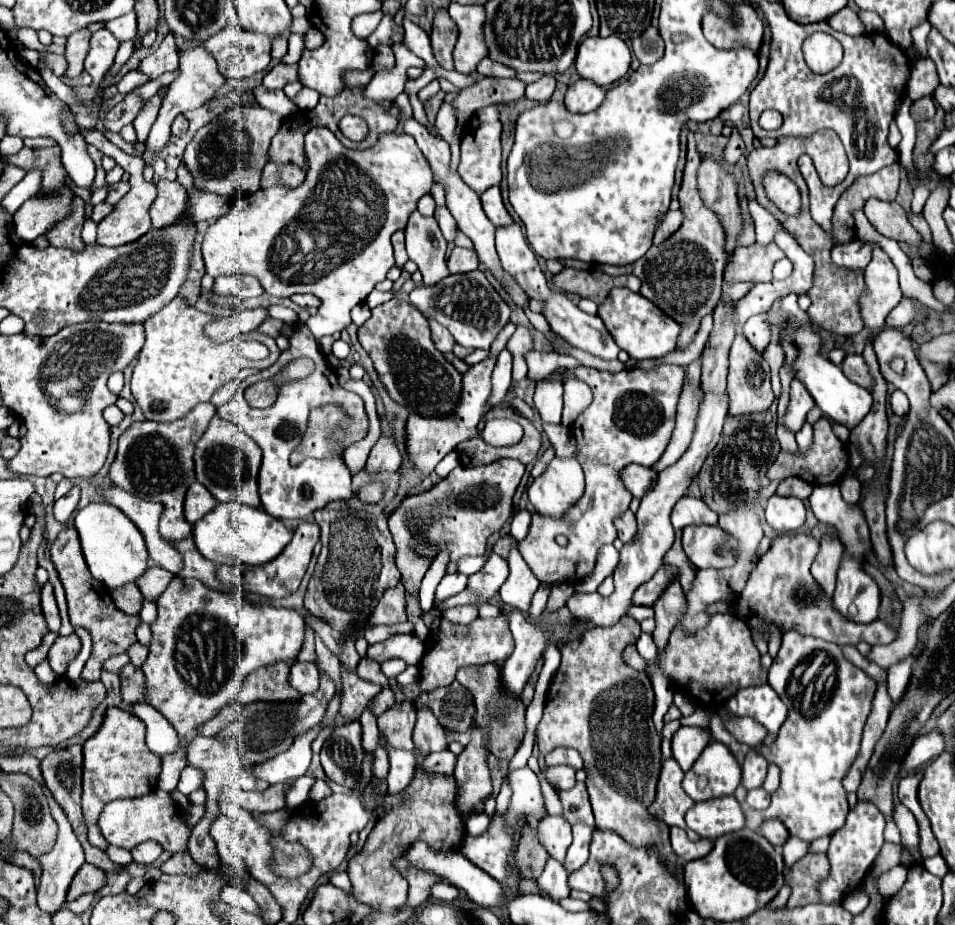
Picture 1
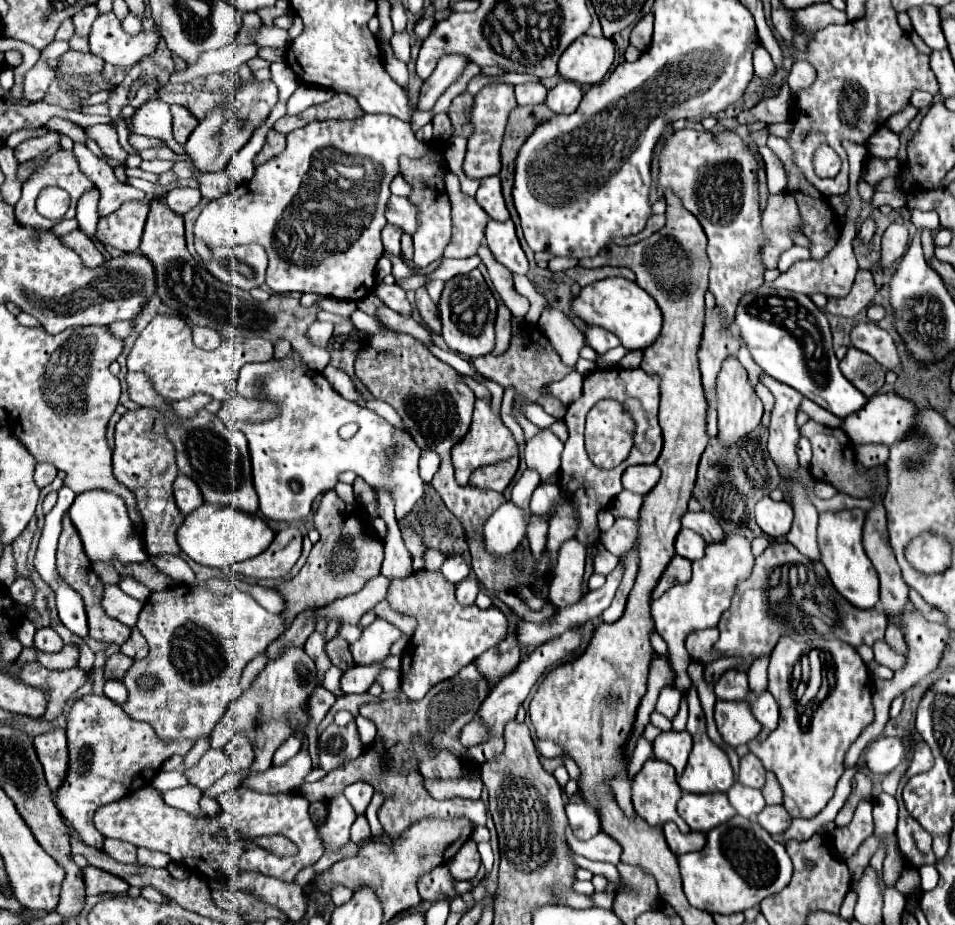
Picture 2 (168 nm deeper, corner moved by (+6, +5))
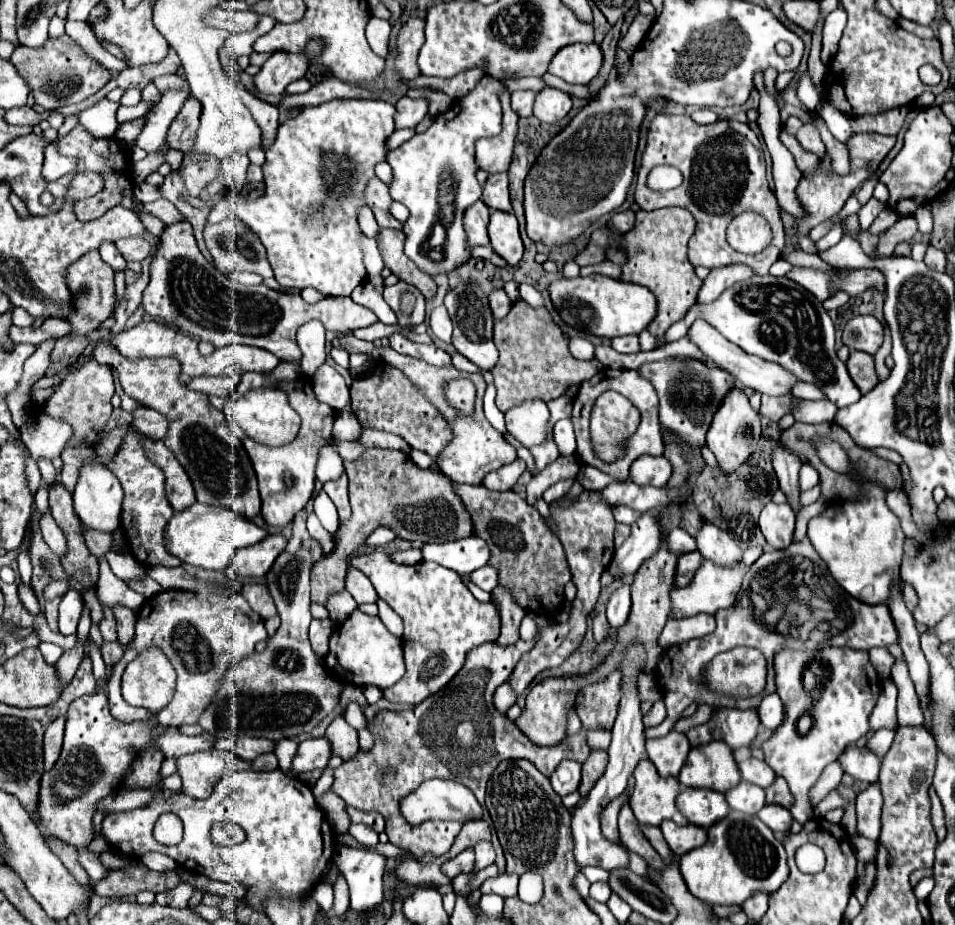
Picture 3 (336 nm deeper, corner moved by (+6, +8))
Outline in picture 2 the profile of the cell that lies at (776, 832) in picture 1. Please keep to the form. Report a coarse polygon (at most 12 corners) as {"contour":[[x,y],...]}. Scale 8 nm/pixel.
{"contour":[[765,806],[757,820],[771,836],[791,824],[783,806]]}

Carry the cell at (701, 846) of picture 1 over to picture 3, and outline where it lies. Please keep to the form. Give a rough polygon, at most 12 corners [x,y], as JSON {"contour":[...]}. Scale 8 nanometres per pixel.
{"contour":[[663,821],[665,841],[679,857],[707,841],[697,825],[679,827]]}

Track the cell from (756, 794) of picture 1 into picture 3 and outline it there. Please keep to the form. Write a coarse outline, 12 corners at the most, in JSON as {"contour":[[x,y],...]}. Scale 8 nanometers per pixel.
{"contour":[[747,781],[729,789],[731,809],[755,815],[765,791]]}

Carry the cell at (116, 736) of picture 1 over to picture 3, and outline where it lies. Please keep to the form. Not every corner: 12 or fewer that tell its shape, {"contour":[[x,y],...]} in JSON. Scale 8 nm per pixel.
{"contour":[[105,693],[67,711],[57,763],[41,777],[37,829],[75,847],[91,881],[95,803],[141,749],[211,749],[153,721],[121,723]]}

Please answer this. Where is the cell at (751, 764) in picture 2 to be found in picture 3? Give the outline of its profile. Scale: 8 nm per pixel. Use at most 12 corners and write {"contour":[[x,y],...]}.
{"contour":[[755,757],[739,763],[741,777],[759,787],[775,781],[775,771]]}

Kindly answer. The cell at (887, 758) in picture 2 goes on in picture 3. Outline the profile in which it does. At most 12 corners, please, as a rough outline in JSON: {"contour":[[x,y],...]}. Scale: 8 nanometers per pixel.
{"contour":[[847,747],[837,757],[843,773],[873,783],[881,759],[869,749]]}

